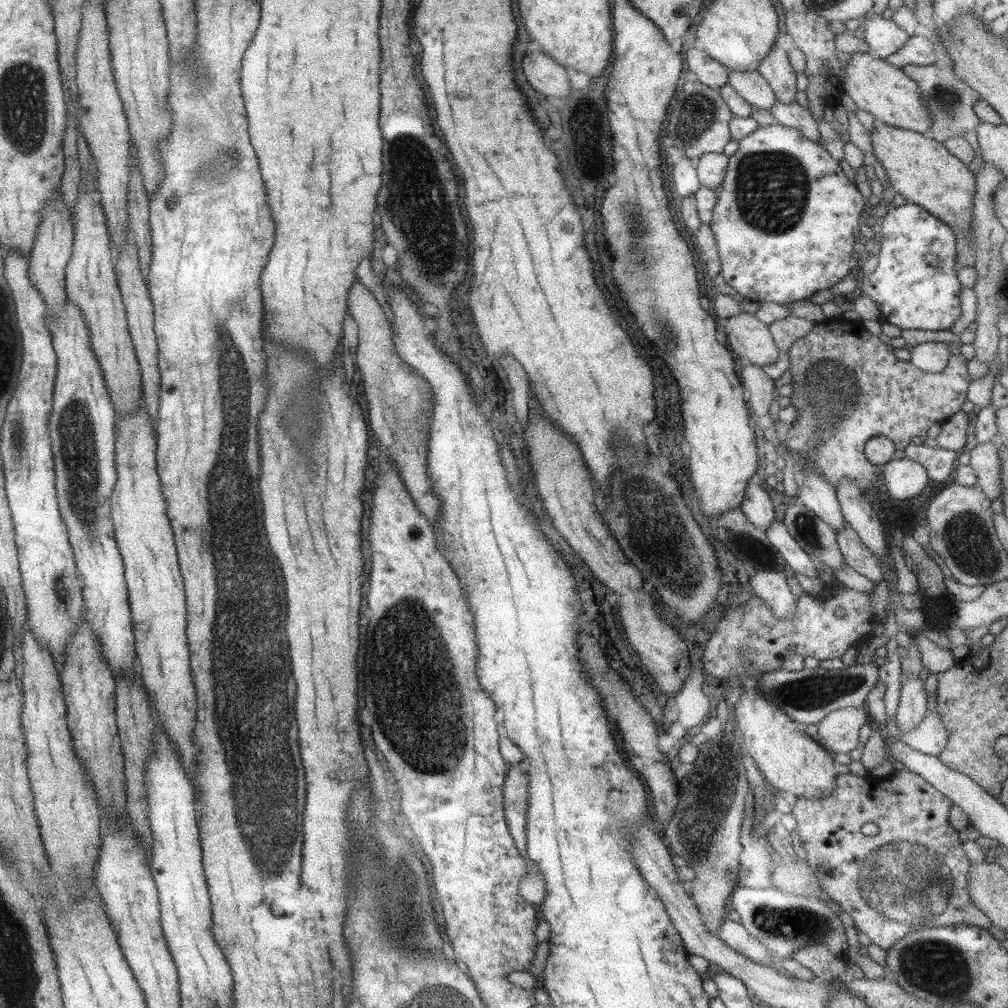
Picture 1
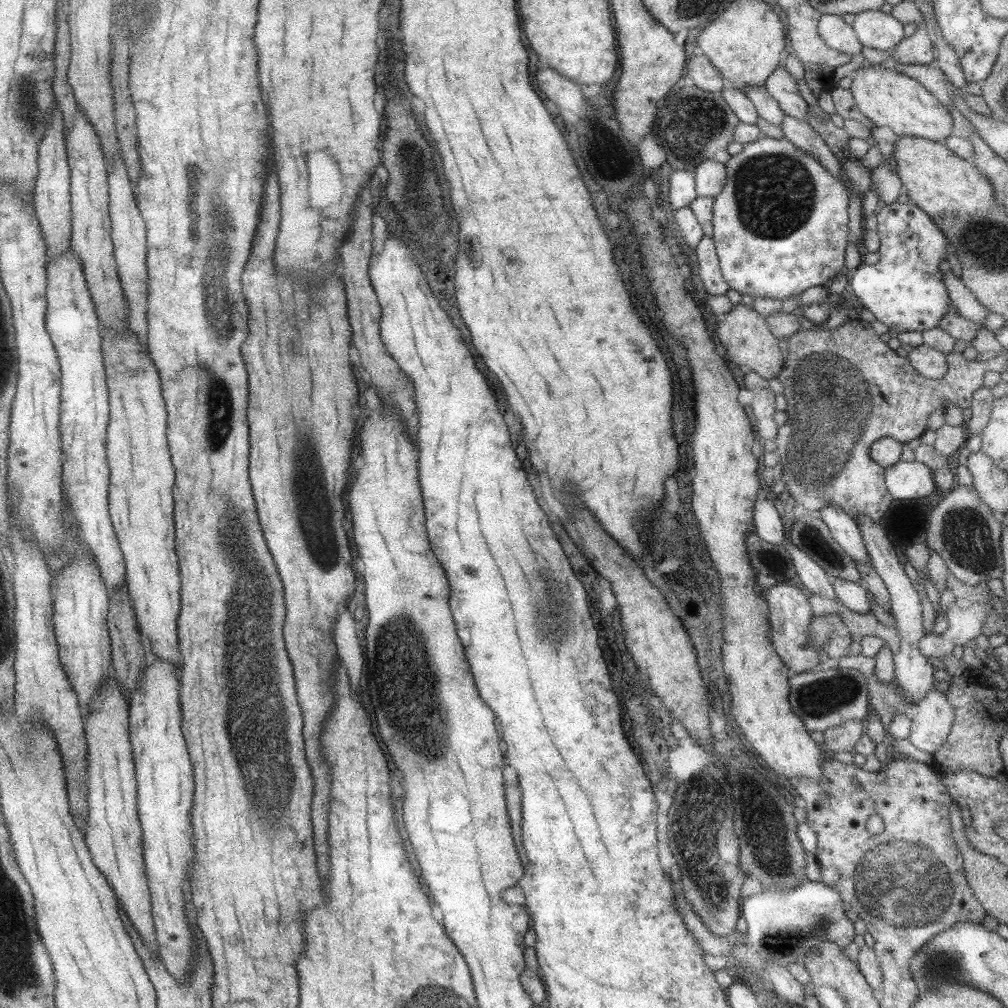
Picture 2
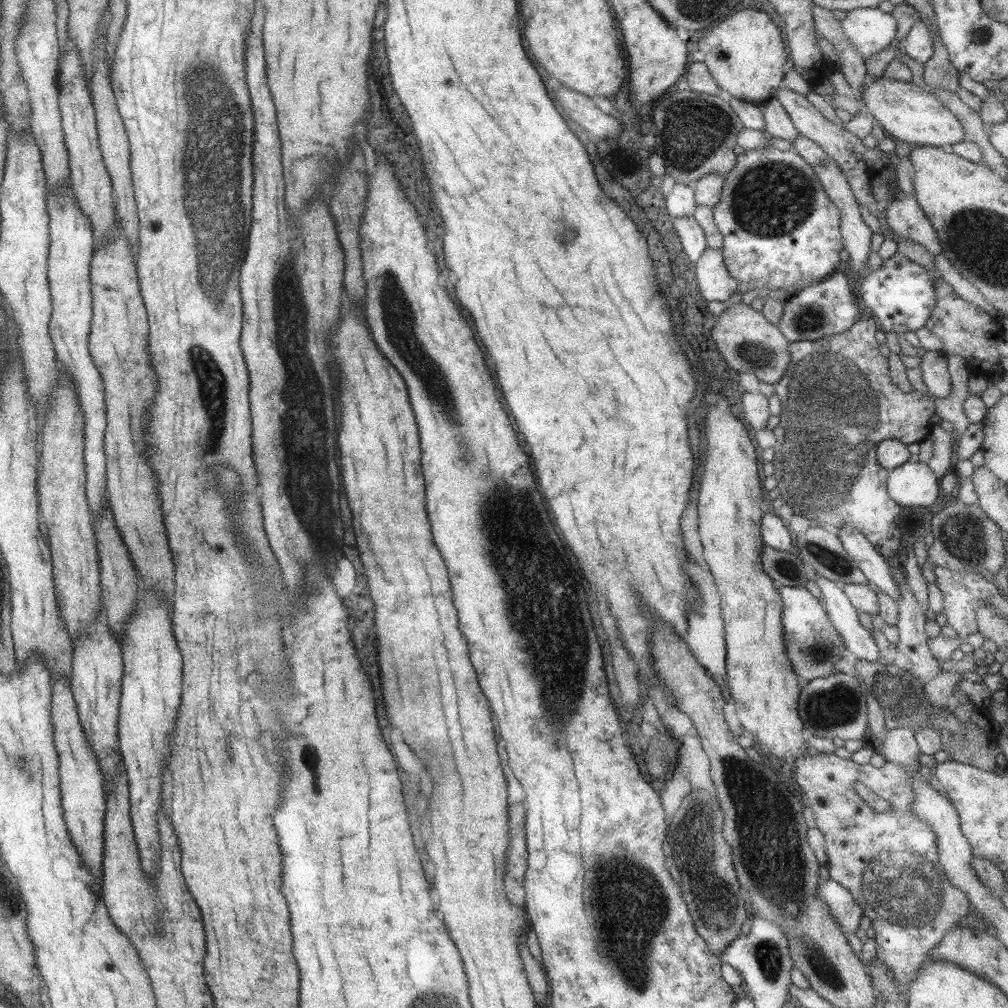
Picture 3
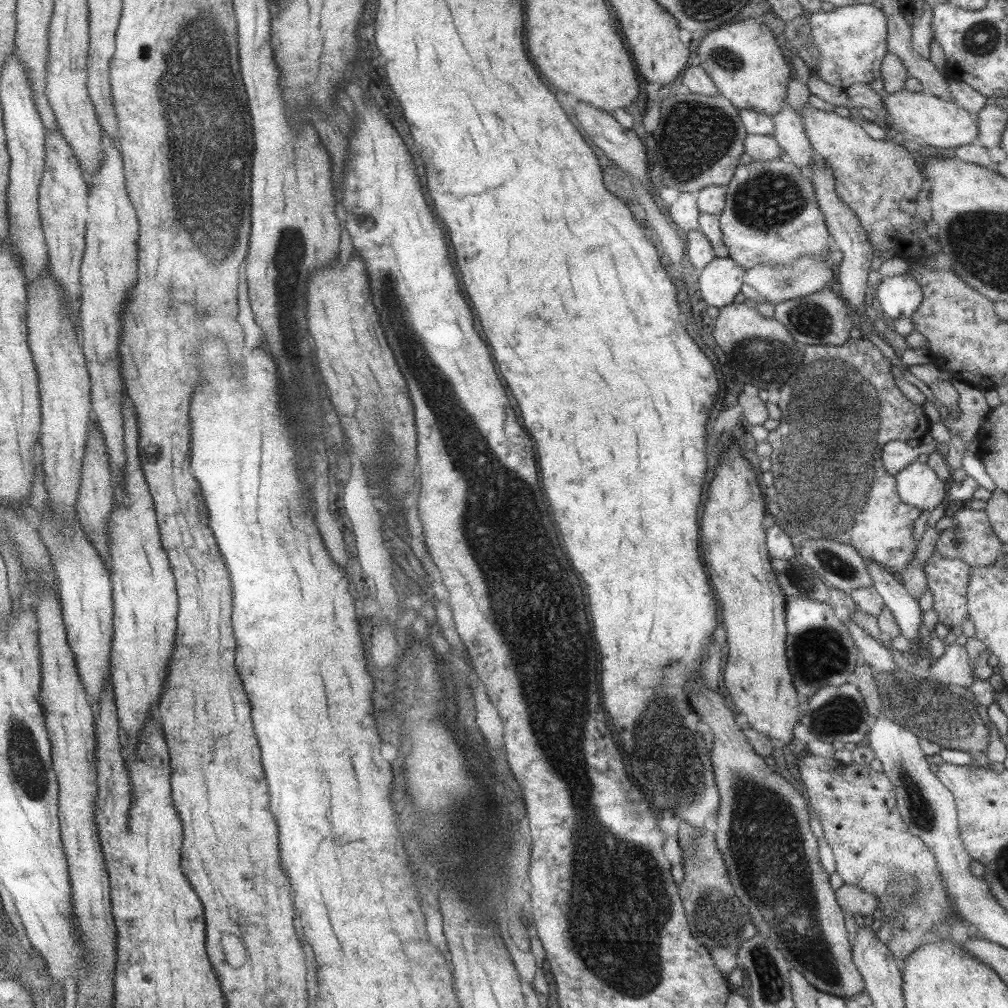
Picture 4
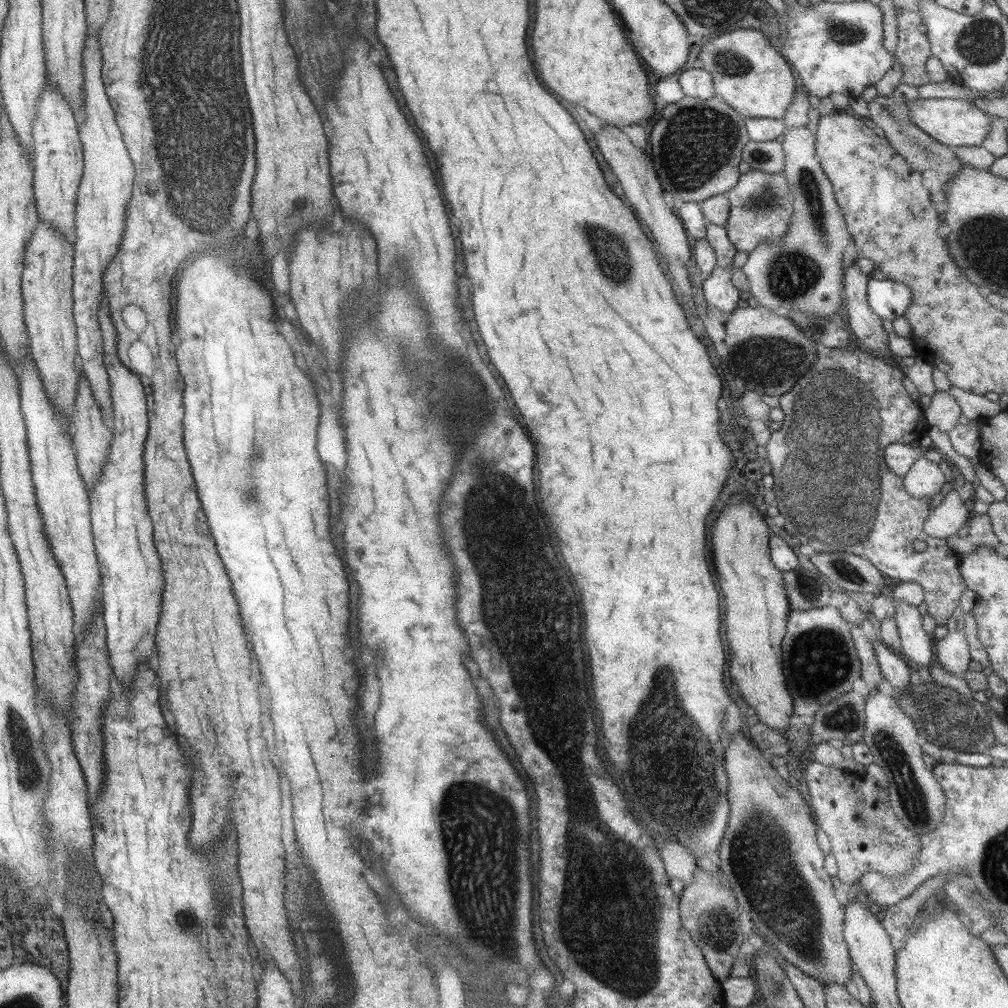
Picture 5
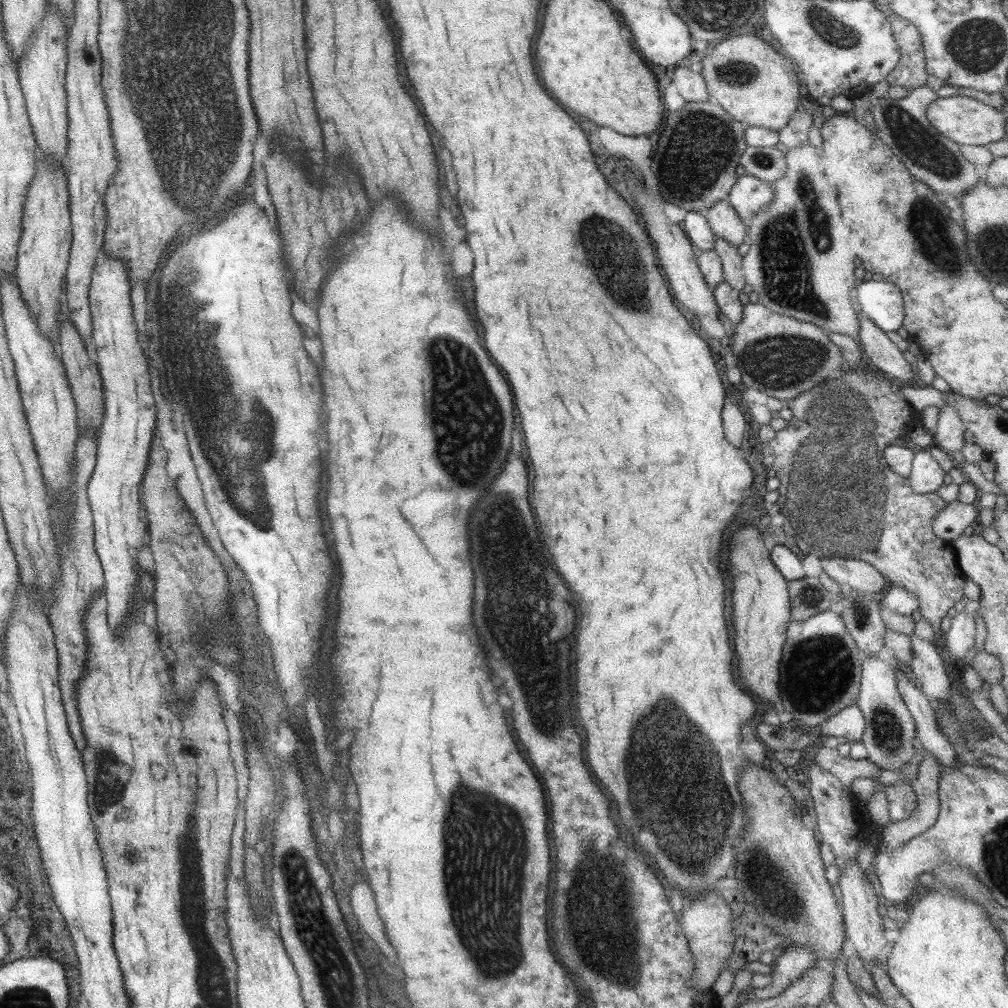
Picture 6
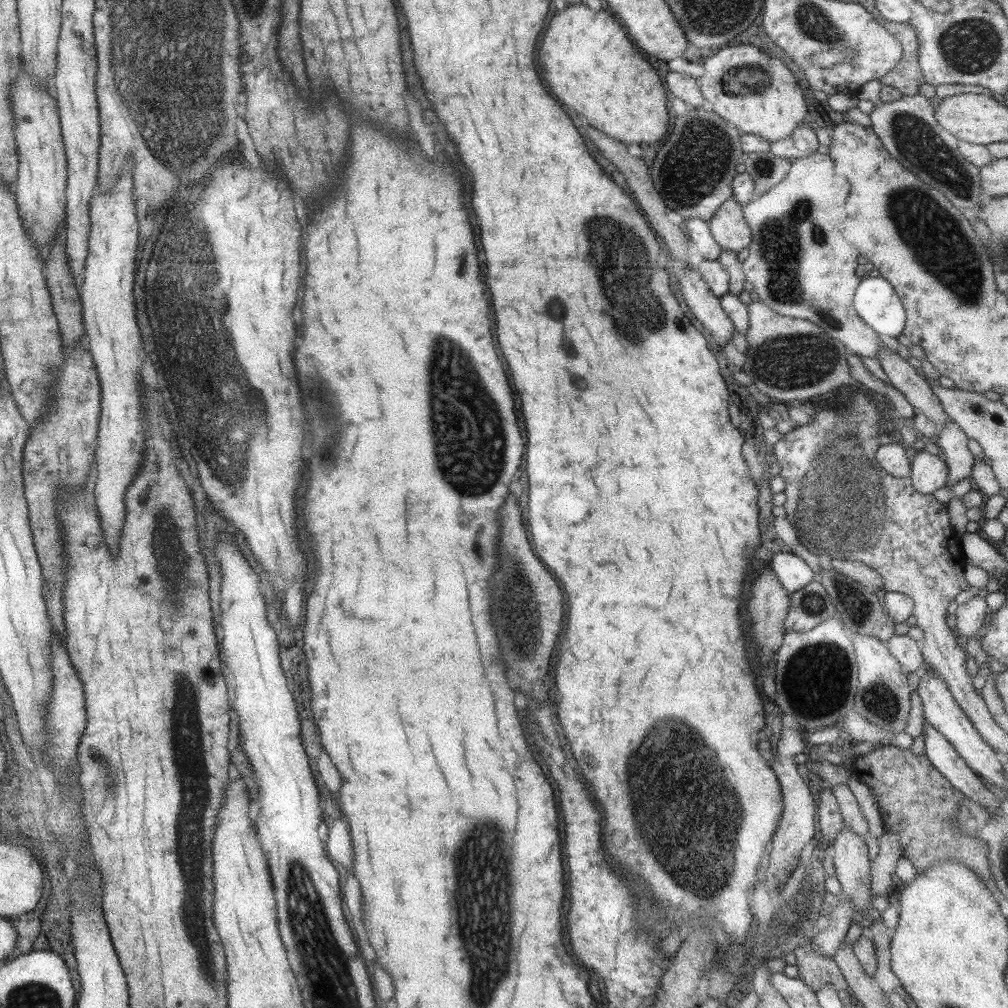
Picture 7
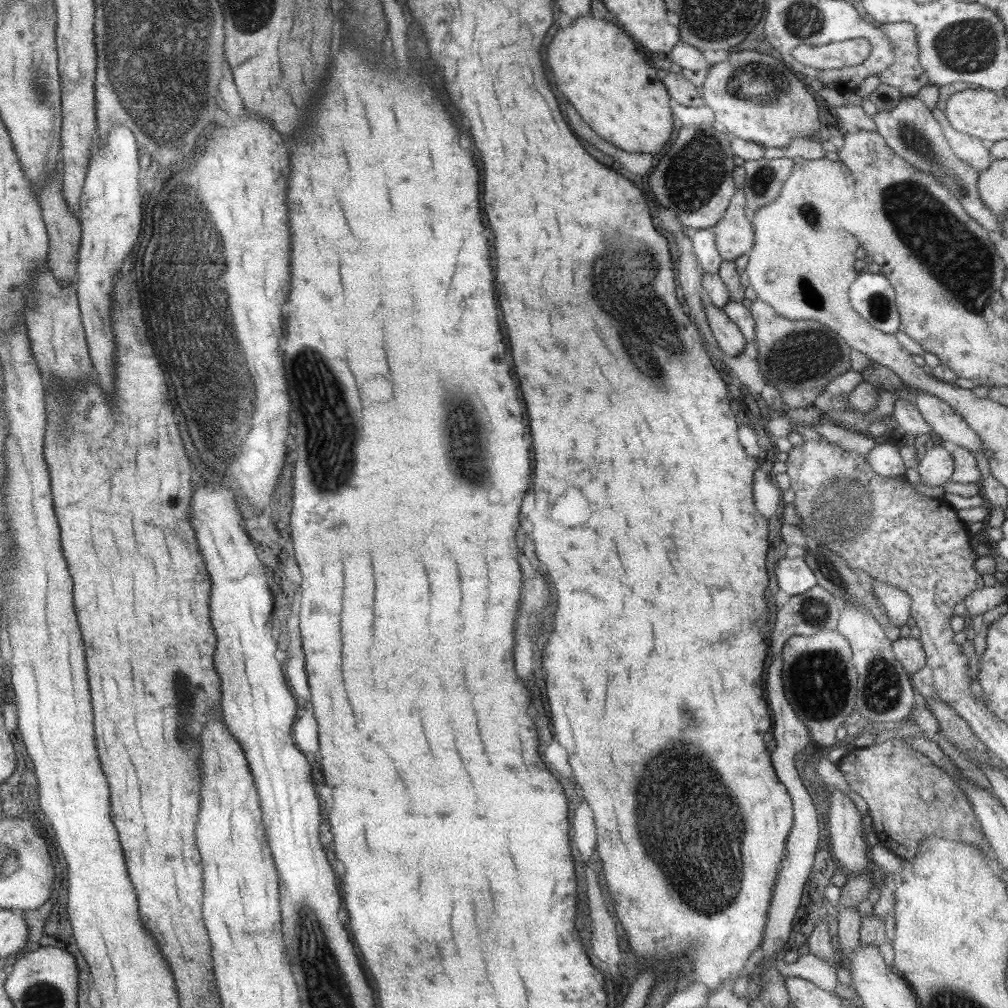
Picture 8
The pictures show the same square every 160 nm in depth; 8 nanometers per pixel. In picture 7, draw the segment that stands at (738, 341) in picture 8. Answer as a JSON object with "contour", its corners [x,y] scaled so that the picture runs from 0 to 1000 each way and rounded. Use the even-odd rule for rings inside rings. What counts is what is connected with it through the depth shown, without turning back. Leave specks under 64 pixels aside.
{"contour":[[[678,264],[673,281],[678,300],[688,313],[719,341],[725,335],[728,323],[714,303],[714,296],[703,288],[693,269],[686,264]]]}

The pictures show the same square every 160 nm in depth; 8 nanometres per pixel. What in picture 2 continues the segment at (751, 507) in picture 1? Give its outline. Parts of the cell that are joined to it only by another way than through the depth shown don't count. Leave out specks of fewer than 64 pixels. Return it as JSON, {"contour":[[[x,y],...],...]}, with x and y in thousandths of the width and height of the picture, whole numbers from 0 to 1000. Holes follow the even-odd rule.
{"contour":[[[759,493],[757,496],[749,495],[746,507],[748,530],[758,538],[775,541],[781,532],[778,530],[775,514],[769,507],[766,497],[759,495]]]}

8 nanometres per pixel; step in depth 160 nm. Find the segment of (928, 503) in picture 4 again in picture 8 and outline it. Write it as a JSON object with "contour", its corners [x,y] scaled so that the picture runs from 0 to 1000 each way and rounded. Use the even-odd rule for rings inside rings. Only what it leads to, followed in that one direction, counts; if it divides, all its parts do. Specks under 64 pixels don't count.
{"contour":[[[933,441],[920,445],[908,464],[914,475],[914,484],[932,489],[942,477],[947,461],[939,441]]]}

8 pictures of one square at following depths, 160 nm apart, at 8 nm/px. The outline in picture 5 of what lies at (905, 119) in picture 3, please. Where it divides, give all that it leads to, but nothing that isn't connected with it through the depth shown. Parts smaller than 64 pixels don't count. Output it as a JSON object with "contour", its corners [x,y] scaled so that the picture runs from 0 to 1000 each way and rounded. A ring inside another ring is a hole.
{"contour":[[[913,97],[900,101],[902,122],[911,125],[926,139],[941,146],[947,145],[971,145],[977,134],[981,131],[984,116],[977,112],[974,103],[959,101],[951,97]]]}

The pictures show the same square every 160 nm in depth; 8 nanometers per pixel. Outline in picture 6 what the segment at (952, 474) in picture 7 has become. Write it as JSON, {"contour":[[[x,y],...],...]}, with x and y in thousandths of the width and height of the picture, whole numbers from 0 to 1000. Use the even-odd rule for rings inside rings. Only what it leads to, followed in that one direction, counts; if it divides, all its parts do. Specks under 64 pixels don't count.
{"contour":[[[938,401],[931,407],[929,432],[925,435],[927,442],[940,451],[953,448],[957,440],[955,437],[957,427],[949,409]]]}

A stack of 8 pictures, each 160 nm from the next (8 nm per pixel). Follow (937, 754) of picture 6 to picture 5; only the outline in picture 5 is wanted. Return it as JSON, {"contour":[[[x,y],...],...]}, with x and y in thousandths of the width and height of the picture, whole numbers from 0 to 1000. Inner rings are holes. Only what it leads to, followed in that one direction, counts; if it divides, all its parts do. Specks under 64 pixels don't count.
{"contour":[[[872,635],[865,637],[867,650],[874,665],[876,675],[884,679],[886,686],[898,686],[902,681],[902,663],[888,650],[884,643],[874,639]]]}

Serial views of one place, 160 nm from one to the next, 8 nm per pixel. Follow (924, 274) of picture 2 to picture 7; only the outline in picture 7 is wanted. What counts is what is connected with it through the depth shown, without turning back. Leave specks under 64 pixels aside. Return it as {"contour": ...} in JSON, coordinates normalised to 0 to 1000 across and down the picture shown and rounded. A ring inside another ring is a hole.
{"contour":[[[857,272],[847,288],[845,299],[850,313],[870,331],[882,338],[894,331],[897,306],[880,278]]]}

